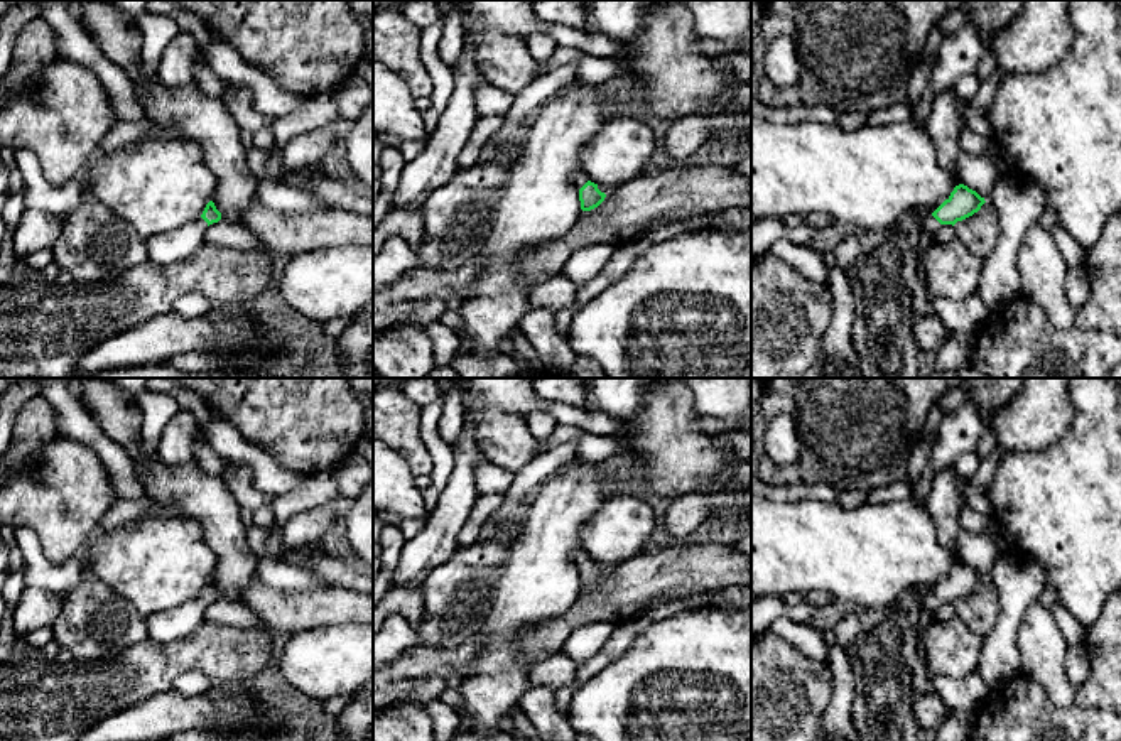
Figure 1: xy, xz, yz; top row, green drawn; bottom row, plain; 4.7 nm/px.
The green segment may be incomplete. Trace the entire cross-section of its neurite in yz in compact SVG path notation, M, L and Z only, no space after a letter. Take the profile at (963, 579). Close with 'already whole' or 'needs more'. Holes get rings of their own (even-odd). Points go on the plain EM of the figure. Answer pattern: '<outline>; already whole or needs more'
M964 562L954 565L950 574L932 591L927 592L922 599L922 616L923 623L935 623L935 613L944 603L956 603L981 587L984 582L976 569L969 567Z; needs more

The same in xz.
M582 547L574 552L572 562L579 567L579 579L582 589L591 589L598 586L606 576L606 572L598 567L598 562L591 560L586 555Z; needs more

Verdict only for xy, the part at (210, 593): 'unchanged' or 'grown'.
grown

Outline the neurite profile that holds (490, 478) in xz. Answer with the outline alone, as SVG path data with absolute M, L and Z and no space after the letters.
M481 457L476 466L476 486L479 495L505 495L510 488L510 483L513 479L513 474L496 466L488 457Z

